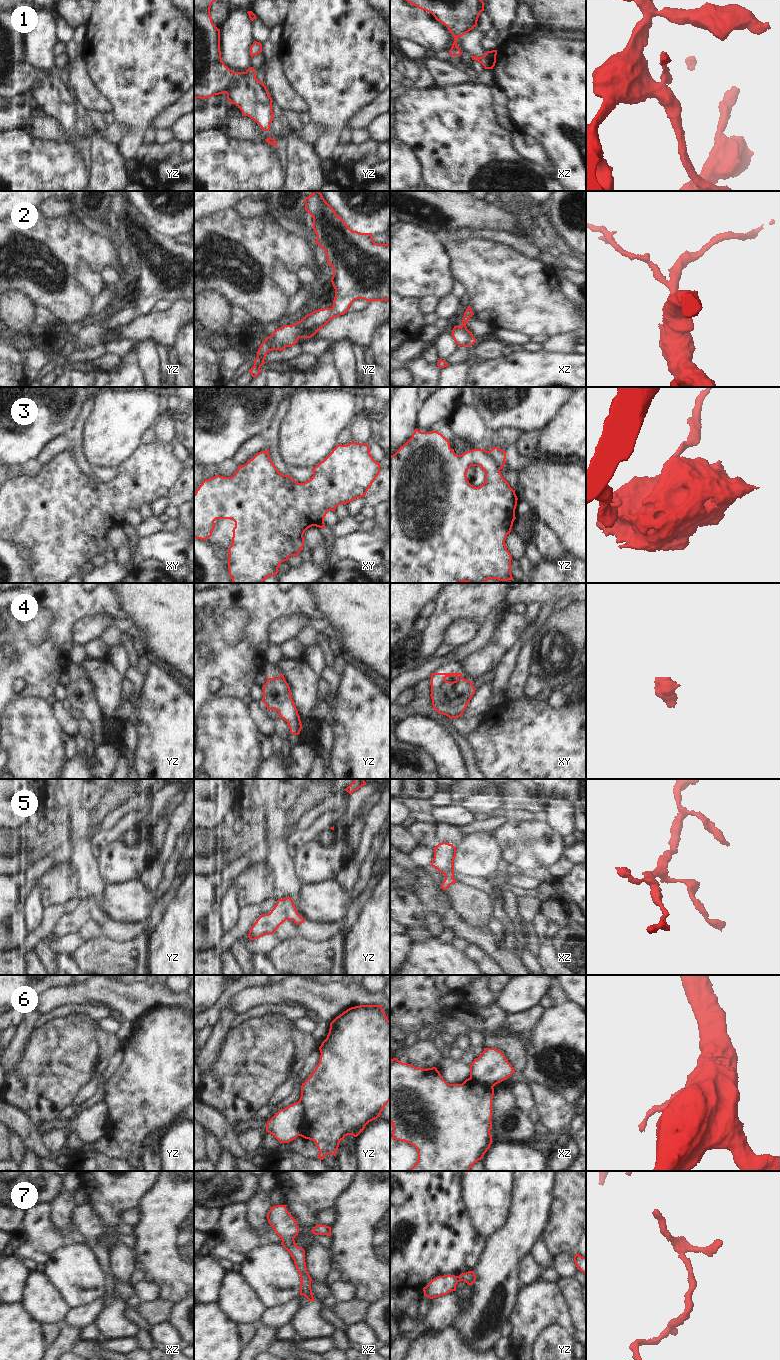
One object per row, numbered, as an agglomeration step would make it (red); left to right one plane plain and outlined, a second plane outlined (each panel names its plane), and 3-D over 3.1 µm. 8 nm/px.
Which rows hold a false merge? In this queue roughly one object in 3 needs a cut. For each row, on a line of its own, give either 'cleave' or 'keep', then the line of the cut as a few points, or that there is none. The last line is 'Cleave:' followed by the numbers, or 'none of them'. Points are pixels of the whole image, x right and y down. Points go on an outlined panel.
1: keep; cut none
2: keep; cut none
3: cleave; cut yz (488, 451), (499, 470)
4: keep; cut none
5: keep; cut none
6: cleave; cut yz (298, 1101), (302, 1103), (304, 1109), (303, 1126), (300, 1135)
7: keep; cut none
Cleave: 3, 6

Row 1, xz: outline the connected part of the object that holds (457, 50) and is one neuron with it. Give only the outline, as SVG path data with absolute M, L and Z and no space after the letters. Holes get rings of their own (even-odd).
M406 0L408 3L431 13L437 21L444 24L454 36L449 53L462 54L457 46L457 38L462 37L477 26L479 14L484 11L482 0Z

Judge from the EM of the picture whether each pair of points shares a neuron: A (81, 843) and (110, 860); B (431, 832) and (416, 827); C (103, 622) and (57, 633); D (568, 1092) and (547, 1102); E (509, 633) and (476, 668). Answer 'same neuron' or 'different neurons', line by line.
A: different neurons
B: same neuron
C: different neurons
D: different neurons
E: same neuron

